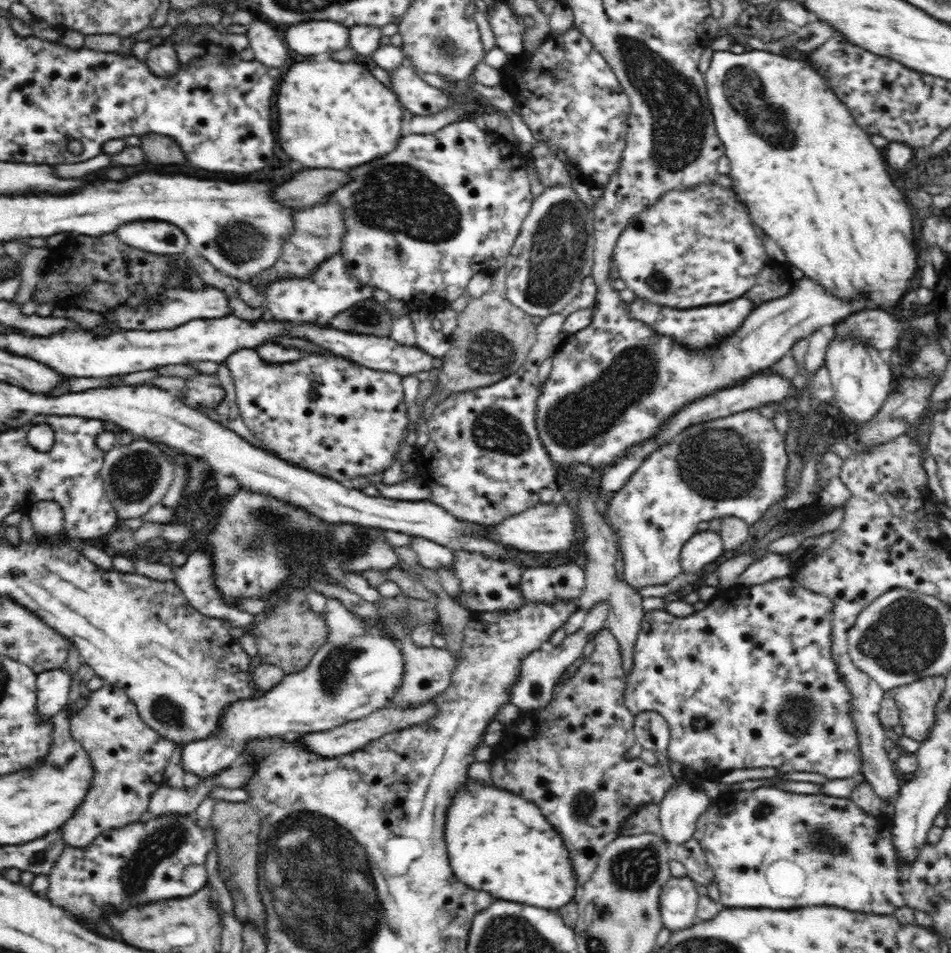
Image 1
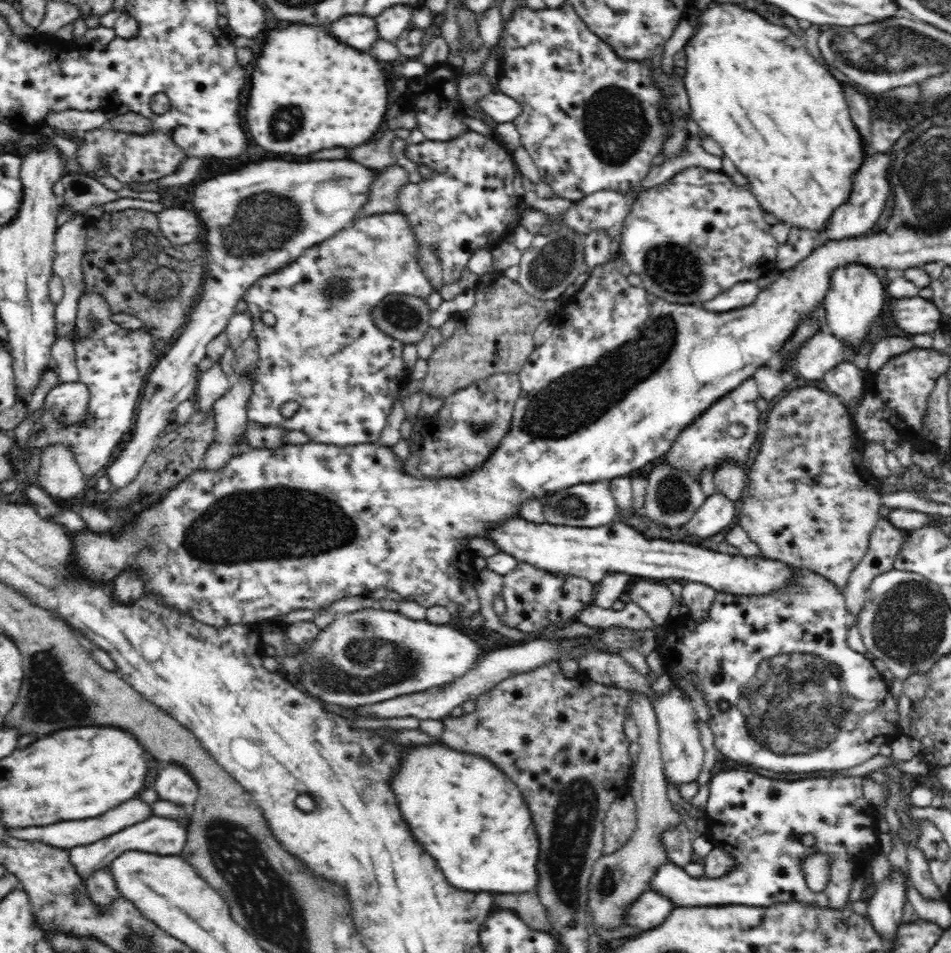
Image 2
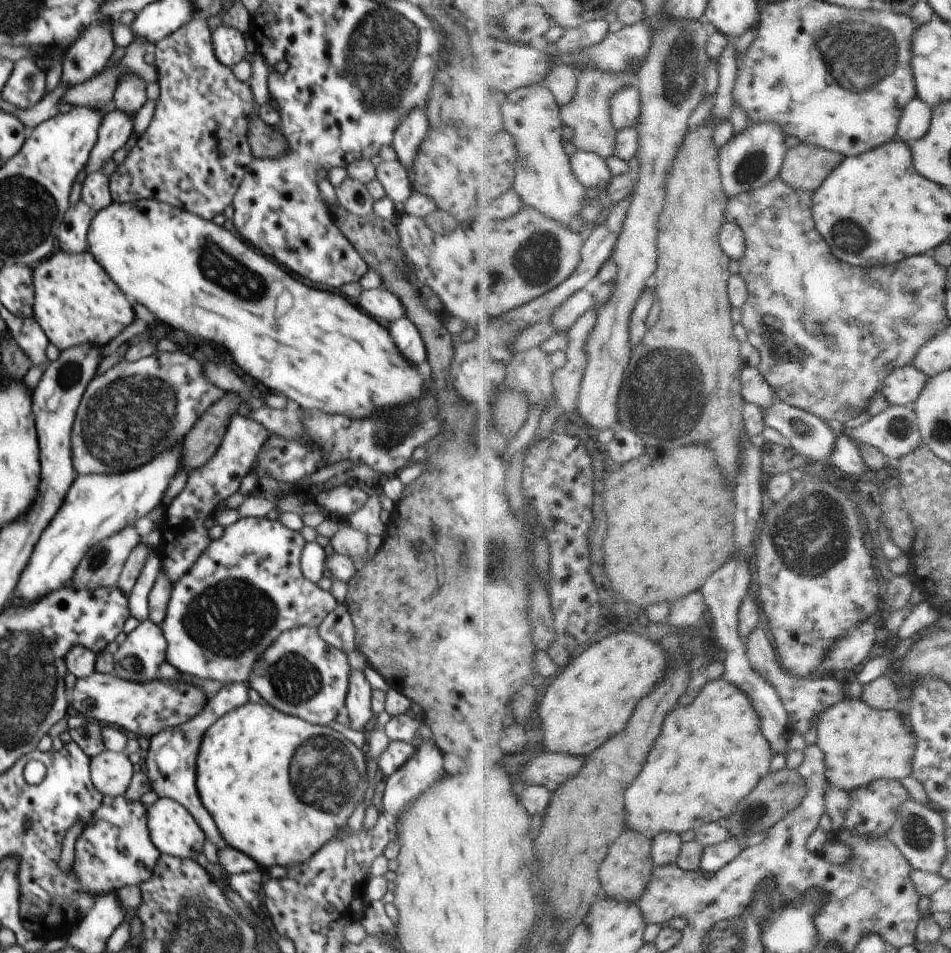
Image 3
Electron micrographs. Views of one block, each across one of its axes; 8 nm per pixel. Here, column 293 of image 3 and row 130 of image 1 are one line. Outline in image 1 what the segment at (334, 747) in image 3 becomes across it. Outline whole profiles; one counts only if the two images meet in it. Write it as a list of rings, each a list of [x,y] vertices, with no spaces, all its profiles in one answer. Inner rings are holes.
[[[748,48],[741,54],[727,50],[714,51],[711,61],[709,70],[703,75],[711,113],[714,122],[716,122],[715,129],[722,144],[726,146],[726,156],[729,158],[731,166],[729,175],[734,191],[744,202],[753,222],[781,246],[790,265],[800,268],[806,278],[825,286],[825,290],[829,294],[841,300],[847,300],[847,302],[858,300],[858,298],[867,298],[870,303],[869,307],[878,307],[892,314],[892,308],[900,298],[905,296],[911,286],[910,282],[915,279],[915,271],[919,271],[922,258],[916,254],[914,249],[916,243],[912,235],[914,234],[914,224],[910,208],[908,208],[902,192],[896,188],[894,180],[890,178],[882,152],[878,152],[878,148],[874,148],[874,144],[870,142],[870,136],[856,124],[854,118],[850,116],[848,108],[828,88],[826,80],[814,68],[810,68],[808,62],[798,60],[798,56]]]

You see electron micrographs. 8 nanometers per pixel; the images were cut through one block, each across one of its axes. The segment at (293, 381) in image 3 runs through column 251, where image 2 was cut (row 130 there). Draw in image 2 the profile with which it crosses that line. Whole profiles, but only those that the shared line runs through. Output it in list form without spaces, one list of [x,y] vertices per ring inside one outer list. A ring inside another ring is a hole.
[[[290,24],[284,28],[270,28],[262,50],[249,68],[248,84],[242,106],[244,126],[258,146],[276,154],[304,156],[324,148],[354,148],[372,140],[378,126],[384,122],[388,106],[388,84],[382,74],[382,64],[342,44],[326,26]]]

